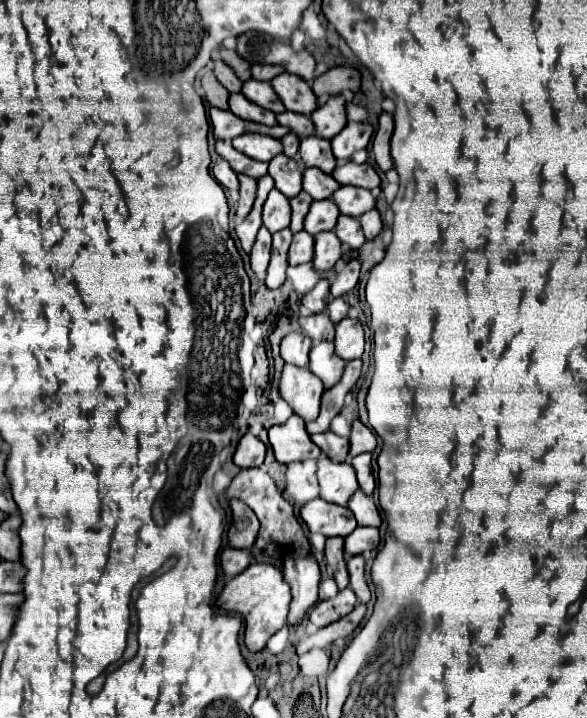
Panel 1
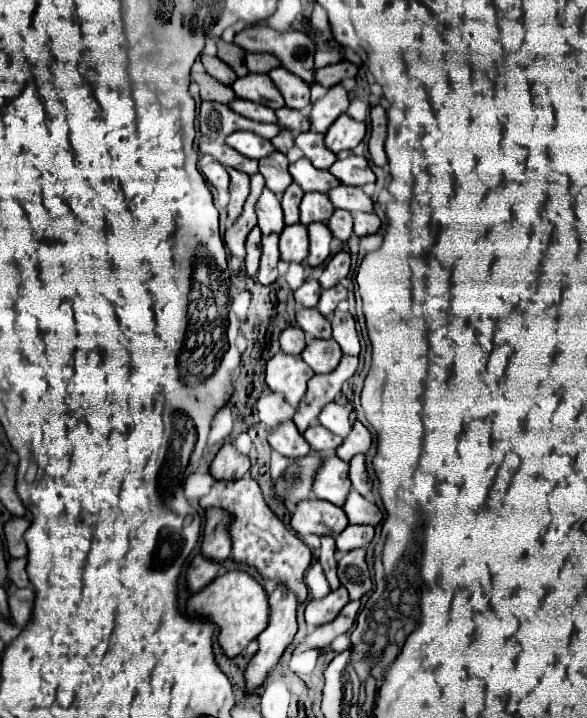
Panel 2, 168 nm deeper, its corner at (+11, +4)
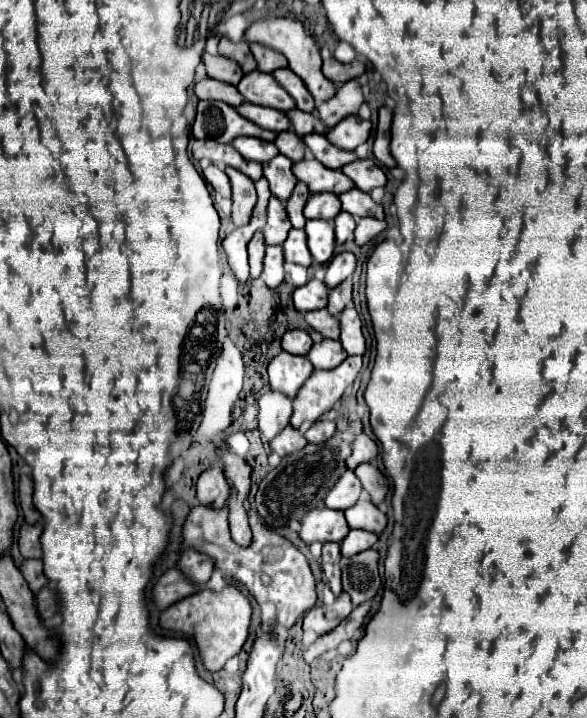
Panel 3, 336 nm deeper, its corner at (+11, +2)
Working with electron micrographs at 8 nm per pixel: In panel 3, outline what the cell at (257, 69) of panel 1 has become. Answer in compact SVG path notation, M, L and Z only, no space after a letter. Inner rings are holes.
M250 43L250 51L258 61L258 69L264 73L272 73L280 67L288 67L288 61L284 59L284 55L270 49L270 47L264 47L260 43Z

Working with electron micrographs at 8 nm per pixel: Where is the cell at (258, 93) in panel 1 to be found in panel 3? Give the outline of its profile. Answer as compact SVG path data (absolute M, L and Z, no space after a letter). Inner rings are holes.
M258 69L244 75L244 79L238 83L238 91L246 97L246 101L254 105L264 105L280 111L290 111L296 107L288 91L284 91L284 87L280 87L280 83L276 83L270 73L262 73Z

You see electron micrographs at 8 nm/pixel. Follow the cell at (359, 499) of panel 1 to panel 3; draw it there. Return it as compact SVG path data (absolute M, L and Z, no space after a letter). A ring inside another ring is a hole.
M358 501L354 507L346 509L346 521L350 529L364 529L380 535L386 529L386 515L370 501Z

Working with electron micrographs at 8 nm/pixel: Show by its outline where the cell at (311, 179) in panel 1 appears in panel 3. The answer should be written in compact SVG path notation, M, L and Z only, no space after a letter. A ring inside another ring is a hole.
M302 159L302 161L294 163L294 175L300 181L308 183L312 193L332 191L332 193L340 195L342 191L354 189L352 181L340 169L328 169L316 159Z

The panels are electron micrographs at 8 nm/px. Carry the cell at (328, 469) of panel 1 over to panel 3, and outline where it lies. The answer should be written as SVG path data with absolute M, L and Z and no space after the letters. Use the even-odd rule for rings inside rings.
M348 469L340 477L340 481L334 485L334 489L326 495L324 503L330 509L342 509L342 511L346 511L348 507L352 507L358 501L360 491L362 491L362 485L360 485L356 473Z

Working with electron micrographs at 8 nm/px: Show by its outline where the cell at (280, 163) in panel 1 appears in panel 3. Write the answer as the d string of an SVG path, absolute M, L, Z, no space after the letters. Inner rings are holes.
M278 155L272 161L264 163L264 177L270 181L270 191L282 201L292 195L294 185L298 183L296 175L292 173L292 165L294 163L284 155Z

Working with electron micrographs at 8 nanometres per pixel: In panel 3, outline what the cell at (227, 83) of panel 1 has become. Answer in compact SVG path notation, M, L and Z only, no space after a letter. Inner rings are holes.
M204 53L202 61L206 65L208 77L212 77L212 79L226 81L230 85L238 85L240 79L244 77L244 71L240 69L240 65L236 61L232 61L232 59L222 57L222 55L208 55L208 53Z

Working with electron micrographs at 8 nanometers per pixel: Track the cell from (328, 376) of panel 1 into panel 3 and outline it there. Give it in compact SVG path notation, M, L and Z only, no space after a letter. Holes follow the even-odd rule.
M324 339L322 343L316 343L306 357L312 361L314 369L334 369L348 357L348 353L340 341Z

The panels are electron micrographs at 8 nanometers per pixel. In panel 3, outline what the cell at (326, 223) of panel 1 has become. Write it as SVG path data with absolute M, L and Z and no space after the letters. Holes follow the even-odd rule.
M330 191L314 193L304 207L306 219L326 219L326 221L330 221L338 213L340 213L340 199L338 199L338 195L332 195Z

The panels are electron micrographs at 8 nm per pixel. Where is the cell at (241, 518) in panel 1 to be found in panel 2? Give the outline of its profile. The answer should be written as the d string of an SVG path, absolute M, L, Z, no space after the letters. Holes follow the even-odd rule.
M206 509L202 553L216 561L226 561L232 553L232 543L228 537L228 513L224 509Z

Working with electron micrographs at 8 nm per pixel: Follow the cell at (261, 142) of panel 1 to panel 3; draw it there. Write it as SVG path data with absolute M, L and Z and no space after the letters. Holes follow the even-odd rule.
M236 137L232 141L236 151L248 159L248 161L258 161L258 163L268 163L278 155L278 147L274 143L256 139L256 137Z

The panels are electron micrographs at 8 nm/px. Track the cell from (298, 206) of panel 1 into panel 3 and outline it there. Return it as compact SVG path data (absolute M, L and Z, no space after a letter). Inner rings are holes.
M298 181L292 197L286 201L286 211L288 211L288 217L290 217L290 221L292 221L292 227L302 229L302 227L306 225L306 217L304 217L302 209L304 209L304 205L306 205L306 201L308 201L310 195L312 195L312 193L308 191L308 185Z

